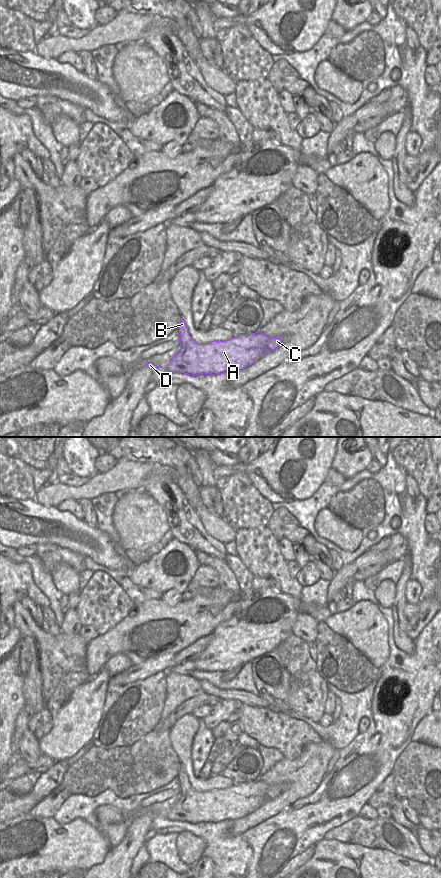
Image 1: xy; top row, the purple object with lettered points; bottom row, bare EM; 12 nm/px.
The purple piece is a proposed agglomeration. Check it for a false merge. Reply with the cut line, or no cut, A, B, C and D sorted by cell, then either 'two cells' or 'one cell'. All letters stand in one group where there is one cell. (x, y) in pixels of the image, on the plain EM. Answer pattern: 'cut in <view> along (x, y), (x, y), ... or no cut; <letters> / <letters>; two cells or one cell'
cut in xy along (192, 787), (182, 794); A C D / B; two cells

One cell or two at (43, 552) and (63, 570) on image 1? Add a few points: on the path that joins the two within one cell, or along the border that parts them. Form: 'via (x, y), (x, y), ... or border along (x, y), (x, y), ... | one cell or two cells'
border along (50, 572), (57, 564), (68, 564), (77, 573) | two cells

